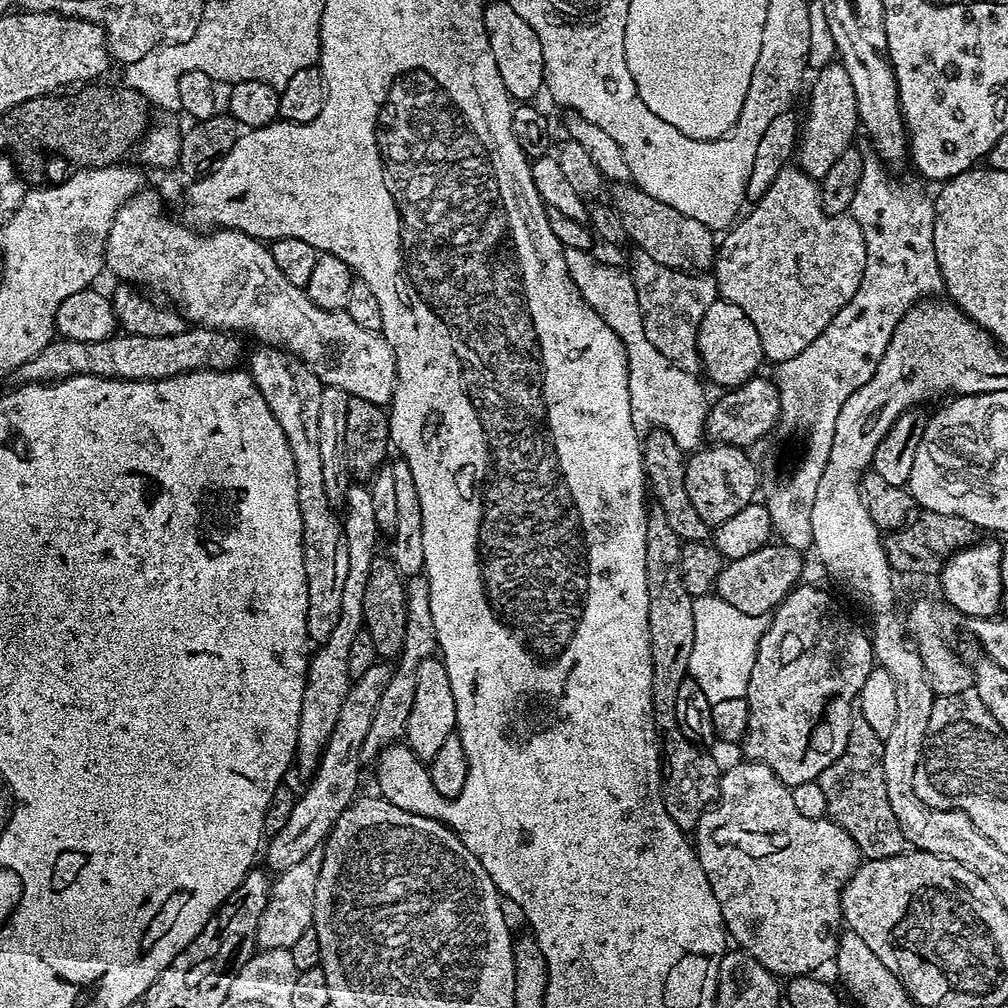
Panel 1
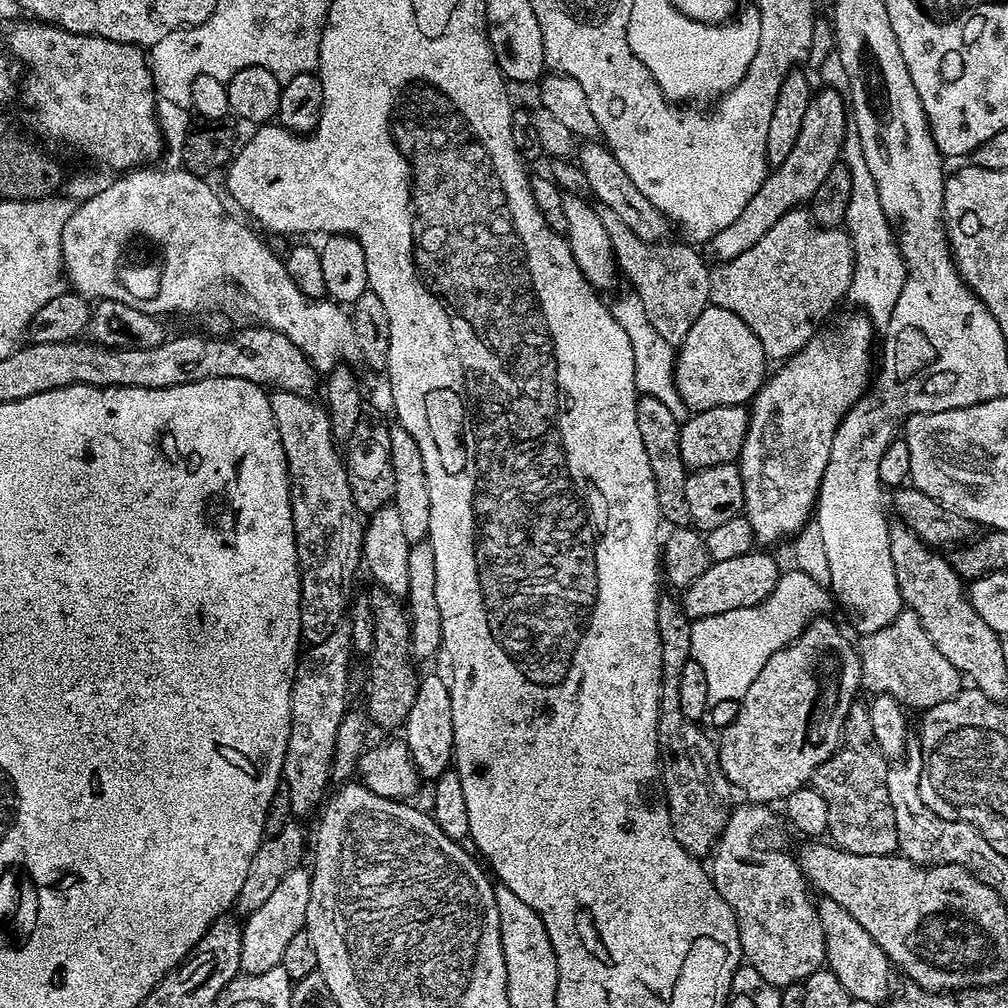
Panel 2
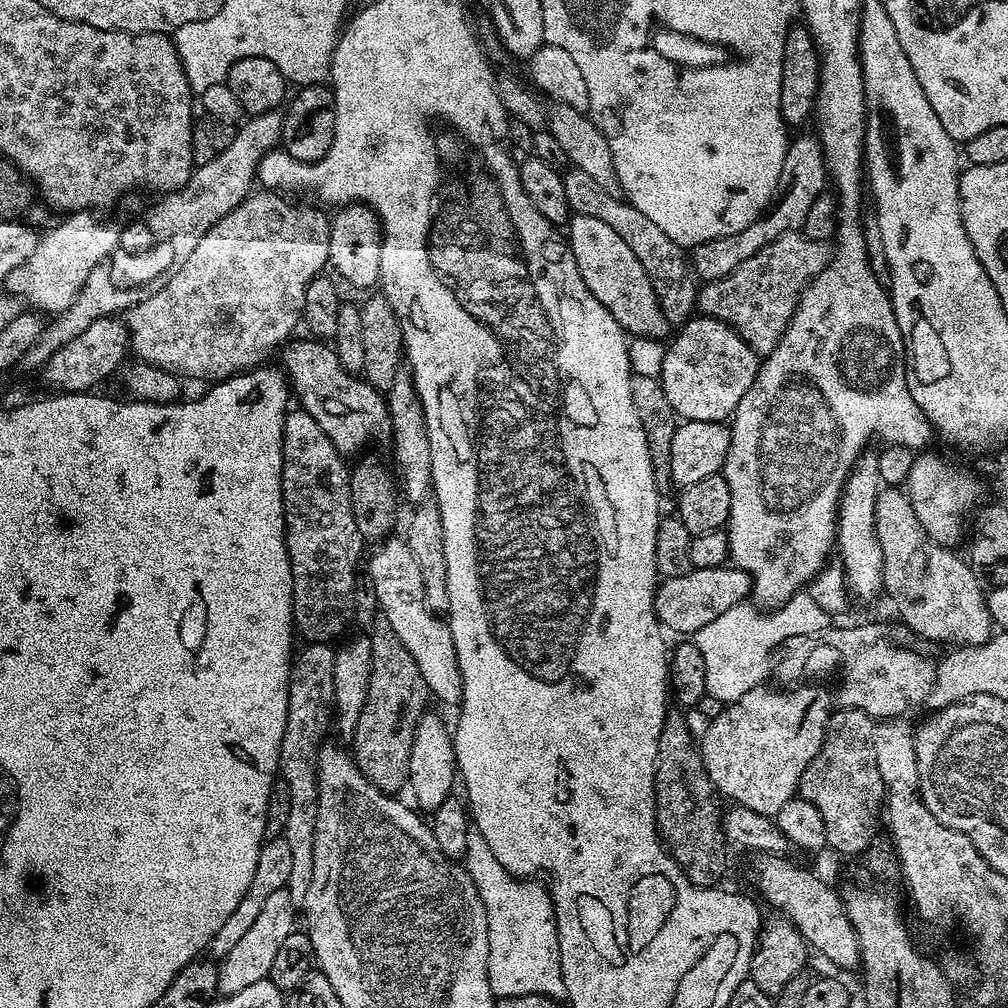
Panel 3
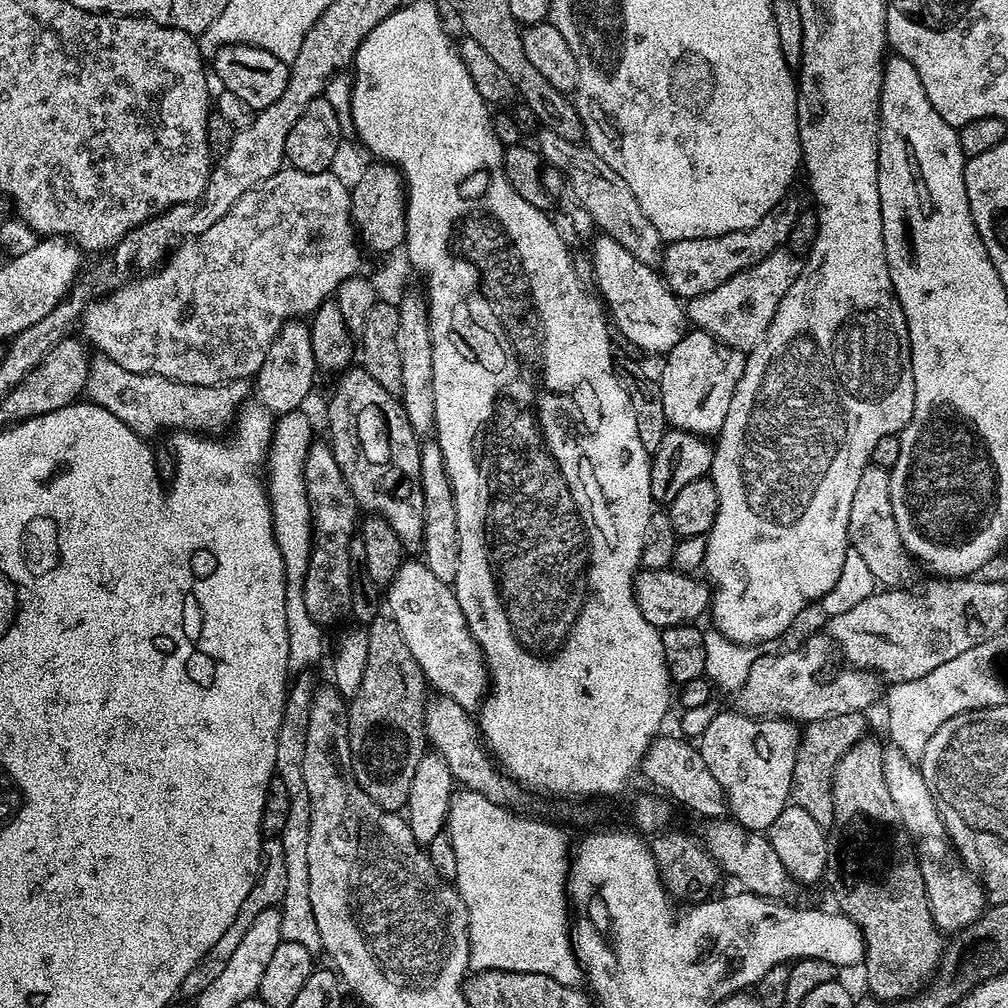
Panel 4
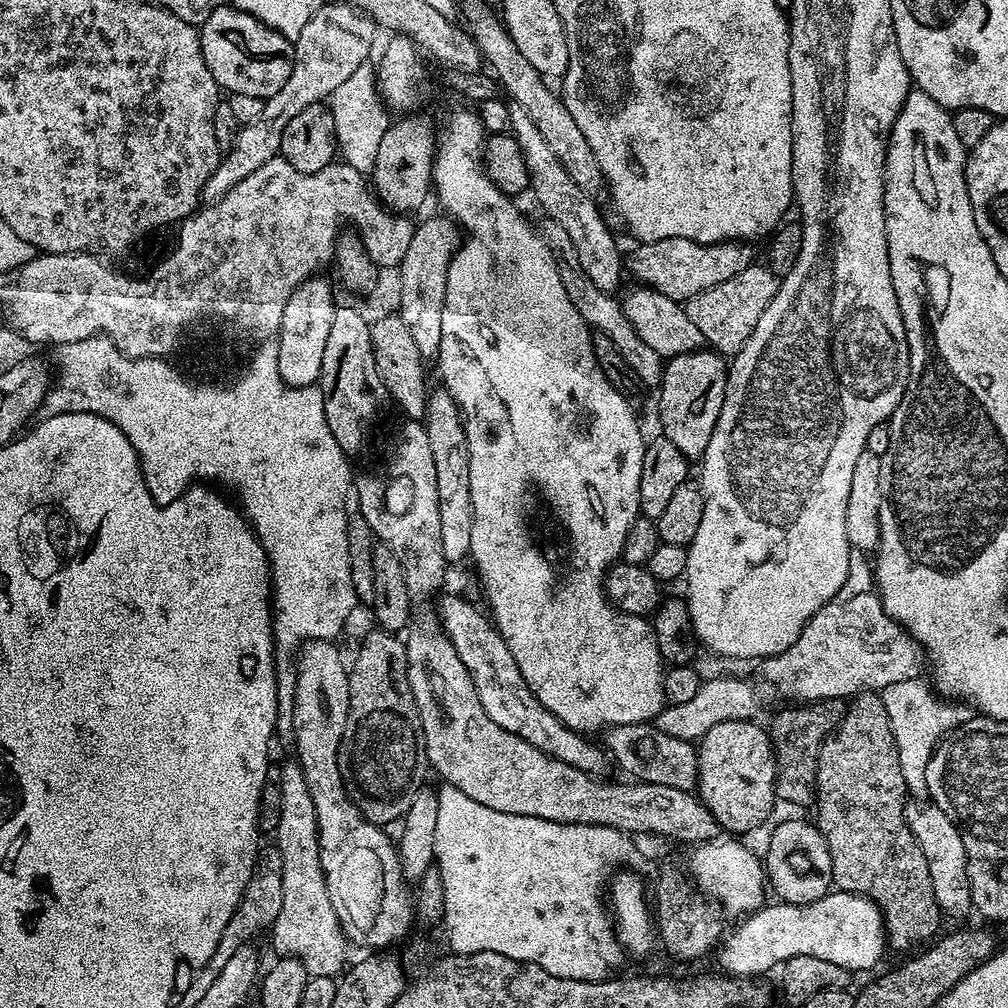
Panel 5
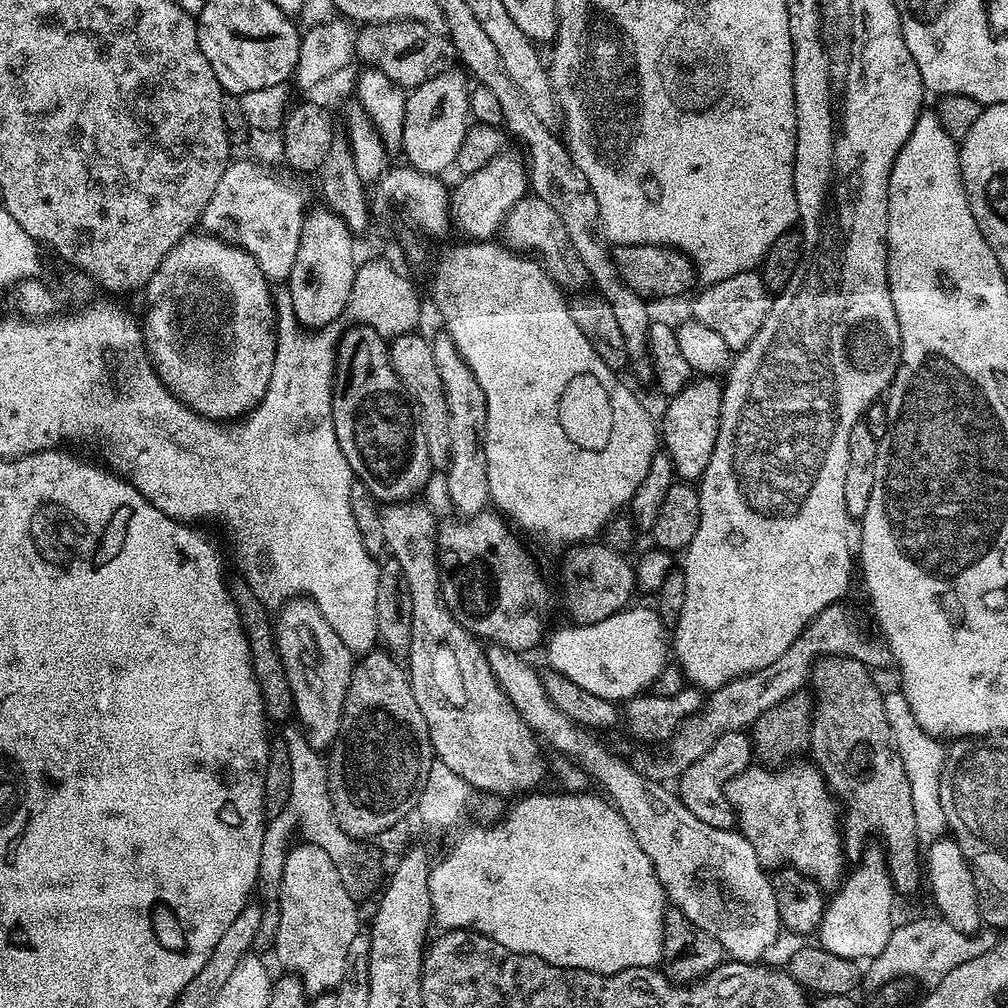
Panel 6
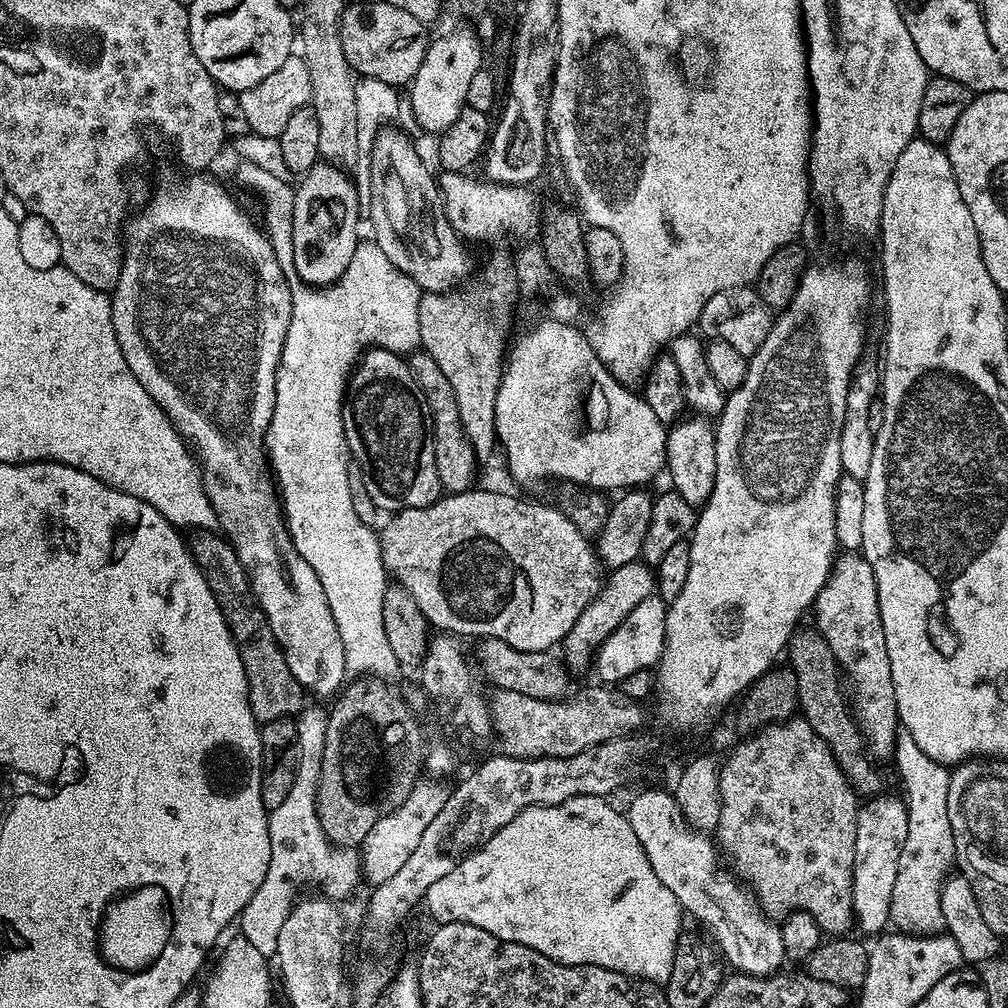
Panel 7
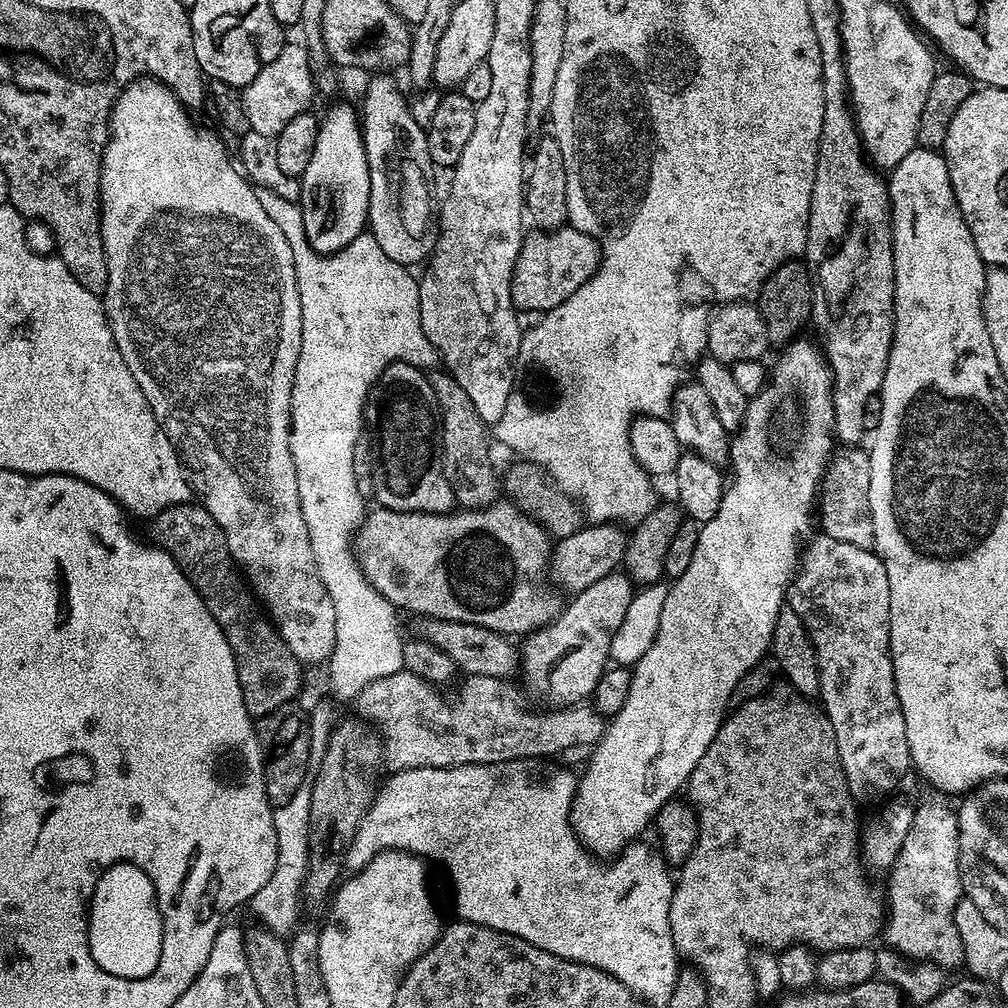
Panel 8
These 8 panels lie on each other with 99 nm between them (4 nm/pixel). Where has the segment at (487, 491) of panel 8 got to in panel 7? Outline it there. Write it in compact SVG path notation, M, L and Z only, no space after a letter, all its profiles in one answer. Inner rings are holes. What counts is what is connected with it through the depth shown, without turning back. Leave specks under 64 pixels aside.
M417 350L407 357L407 361L410 374L414 374L428 403L428 410L432 413L434 466L438 470L441 489L448 494L469 491L477 483L478 461L462 430L462 420L458 418L458 402L454 399L454 386L450 386L450 382L446 382L446 374L442 374L438 362L434 362L434 358L430 358L428 352Z

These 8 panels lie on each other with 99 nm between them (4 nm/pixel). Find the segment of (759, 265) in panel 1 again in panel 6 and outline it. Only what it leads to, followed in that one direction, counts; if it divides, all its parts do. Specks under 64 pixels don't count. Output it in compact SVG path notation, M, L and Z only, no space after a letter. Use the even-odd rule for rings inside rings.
M759 271L734 274L722 282L714 282L699 290L701 292L695 293L696 301L692 304L691 315L694 319L702 322L702 326L710 326L710 330L714 330L714 334L719 334L722 342L726 342L729 350L746 348L754 334L758 334L762 322L766 322L770 307L770 293Z

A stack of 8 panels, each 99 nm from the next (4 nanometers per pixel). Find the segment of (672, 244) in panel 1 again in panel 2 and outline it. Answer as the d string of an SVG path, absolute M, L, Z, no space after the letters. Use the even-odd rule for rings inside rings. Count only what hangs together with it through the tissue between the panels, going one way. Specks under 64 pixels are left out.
M602 142L581 143L578 148L579 156L578 165L581 172L586 174L587 181L590 182L592 196L600 199L599 203L603 207L614 210L614 214L618 214L618 218L622 218L622 222L626 222L626 226L630 226L630 230L634 230L634 234L638 234L638 238L642 238L648 244L669 239L670 217L662 214L658 206L654 206L650 198L646 198L646 194L642 194L638 186L634 186L634 182L630 182L630 174L622 170L618 158L614 158L614 154L606 144Z

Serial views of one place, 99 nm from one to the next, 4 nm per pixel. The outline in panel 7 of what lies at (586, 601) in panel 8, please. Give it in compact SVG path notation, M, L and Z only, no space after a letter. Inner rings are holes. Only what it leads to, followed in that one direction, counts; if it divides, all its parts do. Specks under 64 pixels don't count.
M643 559L626 562L626 566L618 566L607 573L606 579L601 583L600 592L589 602L586 610L574 622L574 626L562 641L564 656L562 660L573 673L580 672L584 667L591 665L594 660L594 649L598 648L610 633L638 606L656 592L656 578L653 569L645 564Z

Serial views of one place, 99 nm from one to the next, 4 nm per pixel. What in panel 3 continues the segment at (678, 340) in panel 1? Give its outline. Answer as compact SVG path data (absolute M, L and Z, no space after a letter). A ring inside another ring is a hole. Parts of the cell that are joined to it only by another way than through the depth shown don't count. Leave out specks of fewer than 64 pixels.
M569 167L563 177L566 202L573 213L578 216L590 214L590 218L599 218L606 222L606 226L611 226L622 237L622 242L626 242L626 246L634 250L634 258L642 262L642 270L646 270L646 278L650 280L650 286L654 286L658 306L669 325L681 326L692 319L698 308L698 280L695 275L690 274L690 260L685 249L675 240L666 238L666 234L662 234L662 230L658 230L658 226L654 226L654 222L650 222L650 218L646 218L646 214L629 204L627 199L602 190L602 186L598 186L598 182L590 178L590 174Z

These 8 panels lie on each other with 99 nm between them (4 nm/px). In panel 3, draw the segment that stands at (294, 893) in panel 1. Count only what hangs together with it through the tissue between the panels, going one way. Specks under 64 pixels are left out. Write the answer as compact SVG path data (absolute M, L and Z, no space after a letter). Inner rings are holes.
M287 888L274 890L274 894L266 898L262 911L258 913L257 920L251 924L250 930L246 930L246 935L234 945L234 950L230 950L228 956L223 957L219 965L218 992L220 996L238 994L238 990L246 990L246 986L254 986L254 982L268 979L270 966L274 963L278 949L282 947L282 941L290 938L290 934L297 931L296 916L298 920L297 905Z

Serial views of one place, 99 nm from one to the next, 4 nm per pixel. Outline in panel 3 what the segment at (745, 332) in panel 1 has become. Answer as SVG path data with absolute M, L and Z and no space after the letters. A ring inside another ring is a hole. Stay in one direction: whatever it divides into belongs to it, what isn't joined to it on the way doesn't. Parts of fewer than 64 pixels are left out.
M700 314L681 325L677 332L678 336L665 349L658 377L670 406L683 421L729 419L757 376L760 357L720 319Z

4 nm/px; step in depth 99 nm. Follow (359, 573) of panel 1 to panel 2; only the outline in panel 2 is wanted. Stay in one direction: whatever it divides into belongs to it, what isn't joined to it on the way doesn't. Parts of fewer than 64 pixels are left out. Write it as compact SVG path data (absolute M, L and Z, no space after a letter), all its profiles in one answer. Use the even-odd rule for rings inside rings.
M339 626L324 642L311 645L297 659L290 698L290 738L286 742L282 777L283 787L290 794L293 817L304 818L300 816L307 812L315 813L325 799L324 787L330 784L332 777L332 754L334 738L338 738L338 722L342 722L350 708L348 663L352 659L352 629L348 626Z

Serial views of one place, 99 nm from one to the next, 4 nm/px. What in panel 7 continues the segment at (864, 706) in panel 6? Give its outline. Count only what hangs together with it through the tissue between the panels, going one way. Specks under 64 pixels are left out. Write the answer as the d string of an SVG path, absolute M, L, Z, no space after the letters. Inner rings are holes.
M797 627L788 639L786 664L792 669L798 682L798 712L803 720L810 722L814 734L827 742L838 766L843 770L844 777L852 784L853 789L861 797L871 798L881 791L884 780L875 768L873 757L866 751L864 735L856 721L852 719L849 701L840 693L842 673L836 663L830 646L822 638L815 627Z

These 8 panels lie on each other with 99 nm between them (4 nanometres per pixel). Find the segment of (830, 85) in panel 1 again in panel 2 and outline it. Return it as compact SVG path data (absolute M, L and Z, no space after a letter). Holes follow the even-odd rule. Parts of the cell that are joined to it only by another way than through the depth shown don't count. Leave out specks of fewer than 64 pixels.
M821 87L815 93L806 110L802 121L802 131L794 142L794 150L786 157L786 162L775 165L769 171L767 178L758 186L754 198L746 202L742 214L726 226L726 230L718 230L714 238L703 241L702 252L709 261L723 262L738 258L745 250L750 250L754 242L762 239L762 234L782 218L782 214L792 211L794 208L807 205L811 201L814 190L824 179L830 170L841 159L840 147L846 134L846 122L850 119L849 109L846 107L846 100L841 93L832 88Z

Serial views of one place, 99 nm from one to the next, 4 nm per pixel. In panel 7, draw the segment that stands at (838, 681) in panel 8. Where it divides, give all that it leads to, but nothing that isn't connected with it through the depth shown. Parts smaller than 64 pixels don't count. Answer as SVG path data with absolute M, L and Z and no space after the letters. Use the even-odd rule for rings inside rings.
M860 554L837 555L828 581L816 596L814 612L816 621L814 627L822 634L822 638L830 646L836 663L839 664L841 673L846 677L846 684L852 687L850 692L850 711L852 719L864 735L867 751L873 757L891 757L896 748L896 734L898 731L898 717L896 714L896 699L894 698L894 682L890 674L890 654L886 654L886 634L882 630L882 618L878 606L878 586L874 582L874 570L870 562L864 560Z

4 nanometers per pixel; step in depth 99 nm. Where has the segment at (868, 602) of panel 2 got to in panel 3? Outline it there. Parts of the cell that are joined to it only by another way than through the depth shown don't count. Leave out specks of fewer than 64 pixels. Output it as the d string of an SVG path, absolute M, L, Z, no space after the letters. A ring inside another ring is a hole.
M861 453L844 481L837 508L836 550L840 552L841 569L849 593L864 602L874 599L883 591L882 550L874 530L874 502L880 489L877 474L877 455Z

